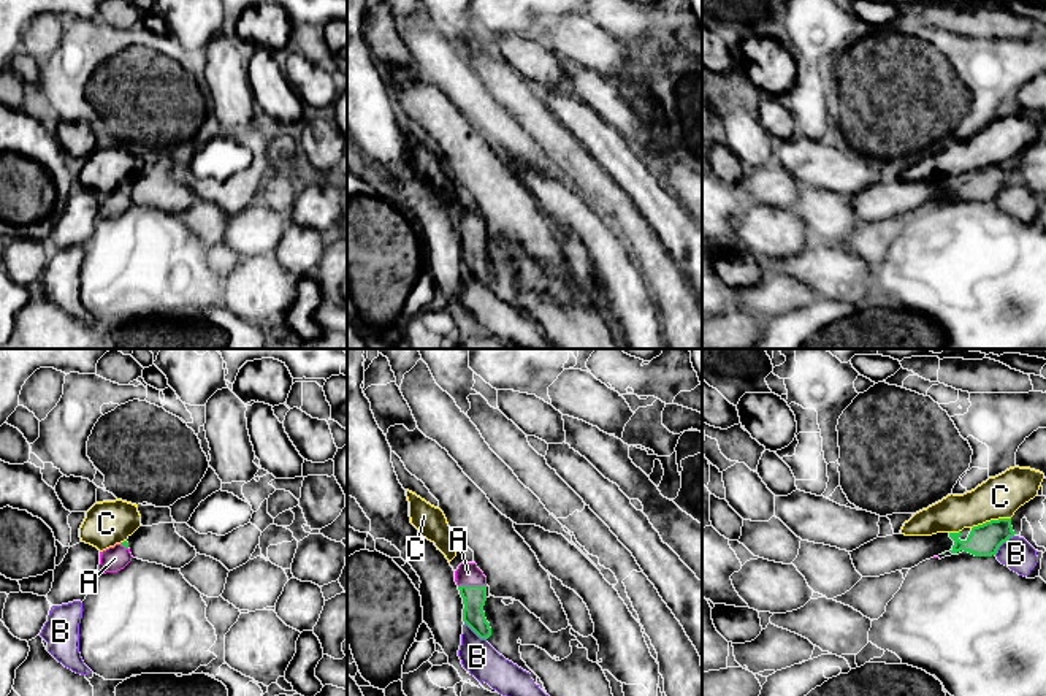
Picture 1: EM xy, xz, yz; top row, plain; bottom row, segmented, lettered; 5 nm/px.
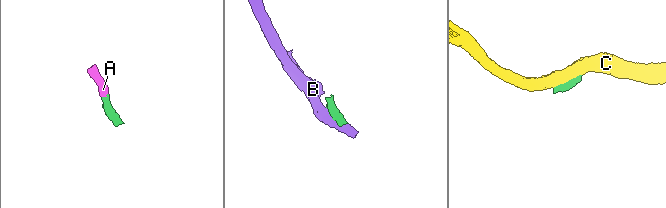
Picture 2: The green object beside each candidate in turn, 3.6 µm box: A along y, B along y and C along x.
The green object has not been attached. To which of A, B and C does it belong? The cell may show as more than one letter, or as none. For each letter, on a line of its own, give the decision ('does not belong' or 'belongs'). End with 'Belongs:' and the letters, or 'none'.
A: belongs
B: does not belong
C: does not belong
Belongs: A

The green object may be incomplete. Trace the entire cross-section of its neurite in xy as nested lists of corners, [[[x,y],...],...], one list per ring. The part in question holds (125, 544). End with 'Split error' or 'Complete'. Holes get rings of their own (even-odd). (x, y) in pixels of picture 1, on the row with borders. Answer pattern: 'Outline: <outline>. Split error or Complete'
Outline: [[[127,541],[116,544],[114,547],[100,552],[98,574],[117,572],[124,569],[132,558]]]. Split error

